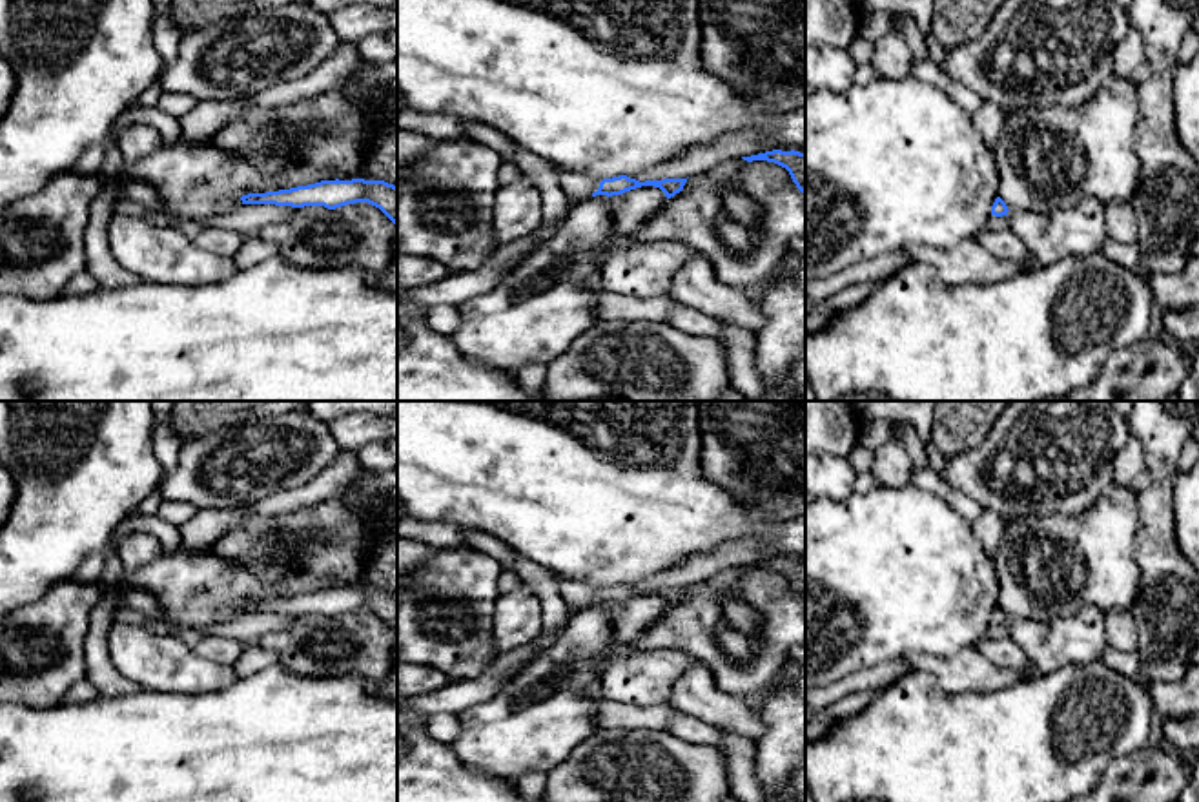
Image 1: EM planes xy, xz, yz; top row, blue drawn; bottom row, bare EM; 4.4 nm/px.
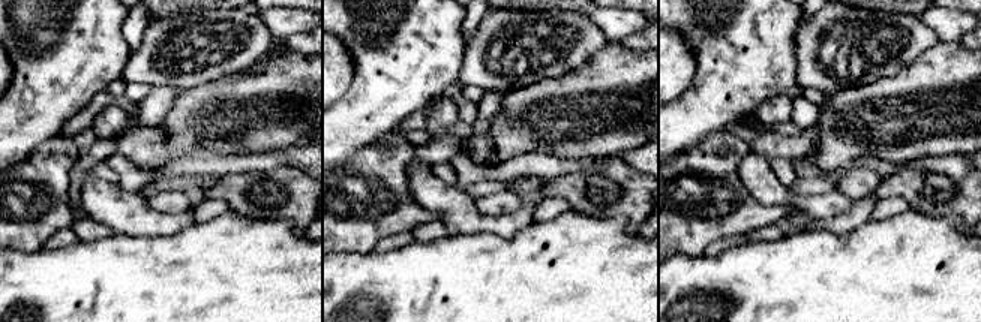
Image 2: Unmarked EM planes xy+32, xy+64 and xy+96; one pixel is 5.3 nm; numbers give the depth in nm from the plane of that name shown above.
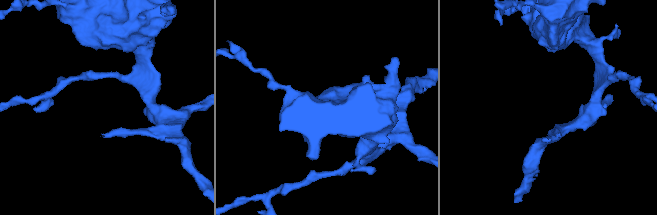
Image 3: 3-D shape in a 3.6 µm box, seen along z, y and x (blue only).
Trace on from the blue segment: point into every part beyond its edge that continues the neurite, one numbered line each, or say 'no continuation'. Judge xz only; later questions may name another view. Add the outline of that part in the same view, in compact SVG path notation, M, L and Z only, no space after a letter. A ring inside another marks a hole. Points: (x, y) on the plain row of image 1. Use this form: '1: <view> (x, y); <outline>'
1: xz (574, 593); M556 576L558 591L567 605L583 609L594 600L598 600L600 591L598 587L585 585L581 581Z

